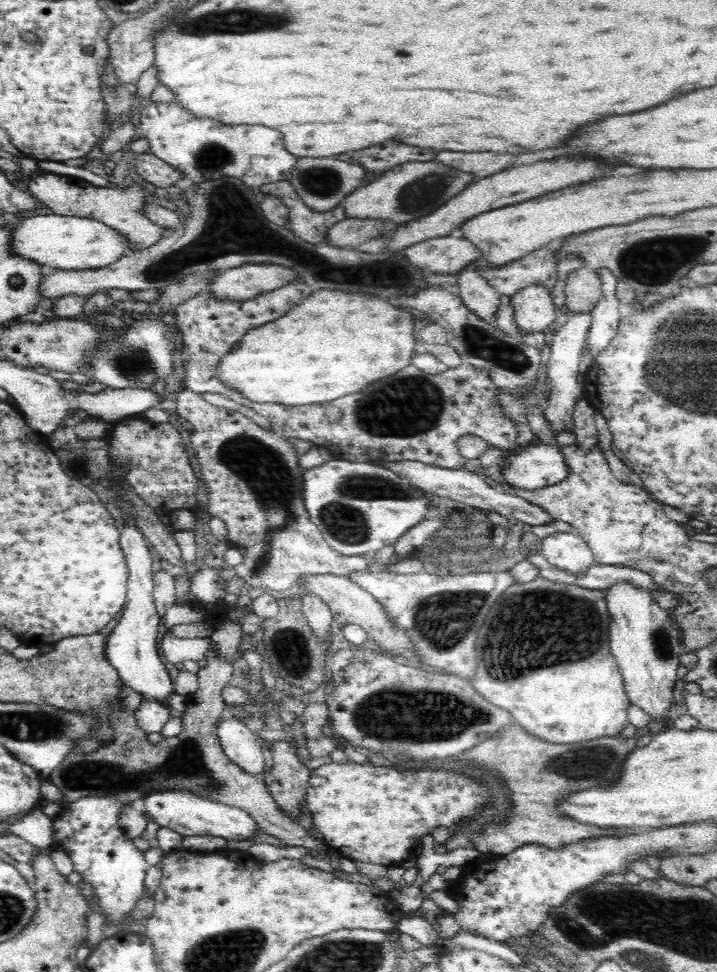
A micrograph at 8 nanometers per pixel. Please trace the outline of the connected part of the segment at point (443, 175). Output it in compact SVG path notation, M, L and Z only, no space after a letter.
M410 161L392 168L378 180L370 182L368 186L352 191L344 200L341 200L340 206L344 208L344 214L348 218L386 219L401 225L440 208L444 202L448 202L452 196L456 196L460 190L464 190L472 182L474 182L472 174L450 168L446 164Z

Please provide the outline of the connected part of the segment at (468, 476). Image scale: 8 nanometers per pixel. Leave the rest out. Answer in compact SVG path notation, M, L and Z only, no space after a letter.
M404 460L402 462L374 462L380 464L391 471L394 471L398 476L405 479L410 479L412 486L421 489L426 494L435 495L438 497L449 498L460 503L470 505L471 507L491 511L498 516L513 521L520 521L533 526L547 525L552 523L552 516L546 510L536 504L530 504L511 493L504 493L498 488L493 488L486 483L486 477L482 473L475 473L468 469L448 469L438 466L424 464L412 460Z

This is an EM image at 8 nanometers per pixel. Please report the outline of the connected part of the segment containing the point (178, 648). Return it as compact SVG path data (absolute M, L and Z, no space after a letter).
M170 629L167 630L166 634L162 640L162 646L160 646L162 654L167 656L167 659L177 664L178 662L183 662L184 660L202 660L208 650L210 650L210 638L176 638L170 635Z

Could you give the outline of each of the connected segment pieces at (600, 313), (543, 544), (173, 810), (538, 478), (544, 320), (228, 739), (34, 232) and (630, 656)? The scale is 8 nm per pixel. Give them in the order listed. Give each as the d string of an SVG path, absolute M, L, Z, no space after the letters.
M600 267L594 271L602 282L603 297L591 310L591 325L585 350L595 358L615 337L622 317L618 313L619 299L615 293L618 278L608 268Z
M558 532L544 537L538 544L537 552L554 567L574 576L584 574L595 562L591 549L575 532Z
M156 790L150 792L141 801L135 801L130 806L144 813L150 821L161 827L178 831L182 836L208 835L220 836L228 840L248 840L254 834L261 832L258 823L245 810L238 807L226 806L207 798L202 798L187 790Z
M573 431L560 432L555 439L556 443L553 445L531 443L524 447L517 446L517 449L505 451L502 454L504 464L500 465L500 472L504 481L516 489L538 492L540 488L553 486L562 483L562 480L566 480L570 476L570 467L566 465L566 459L560 452L560 448L565 445L574 445L576 435Z
M542 285L522 288L520 292L510 296L516 326L523 335L543 332L556 320L555 316L559 312L552 300L552 292Z
M232 718L218 722L216 735L224 754L248 774L264 775L266 768L262 744L252 730Z
M35 215L22 219L11 232L11 251L42 267L87 270L107 267L130 253L131 244L117 230L103 222L77 216Z
M616 581L605 590L605 599L611 625L609 626L610 652L622 672L624 688L632 705L648 713L652 720L668 714L676 684L676 670L686 652L682 633L673 621L671 610L662 608L648 589Z

